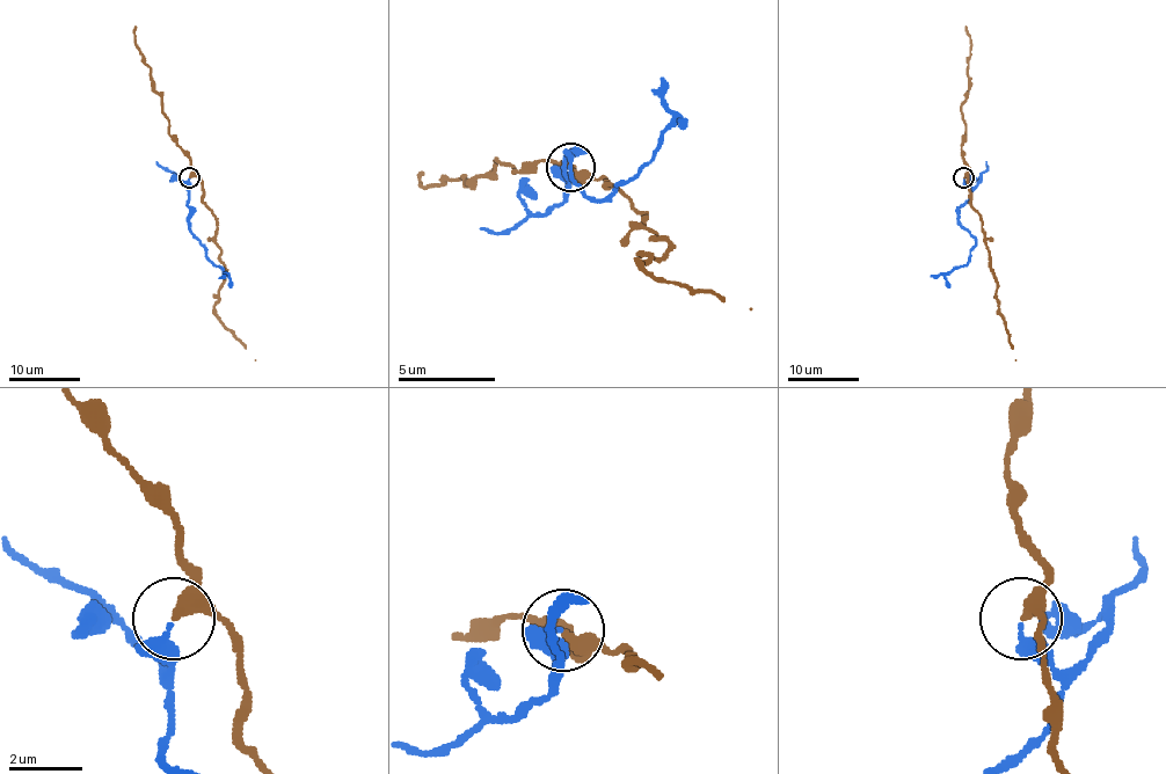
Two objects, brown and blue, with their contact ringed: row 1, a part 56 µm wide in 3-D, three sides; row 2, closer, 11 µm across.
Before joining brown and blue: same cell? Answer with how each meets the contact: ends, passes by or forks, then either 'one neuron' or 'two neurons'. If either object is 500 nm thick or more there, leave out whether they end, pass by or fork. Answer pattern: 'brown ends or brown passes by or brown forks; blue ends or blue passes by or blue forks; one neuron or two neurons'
brown passes by; blue ends; two neurons

